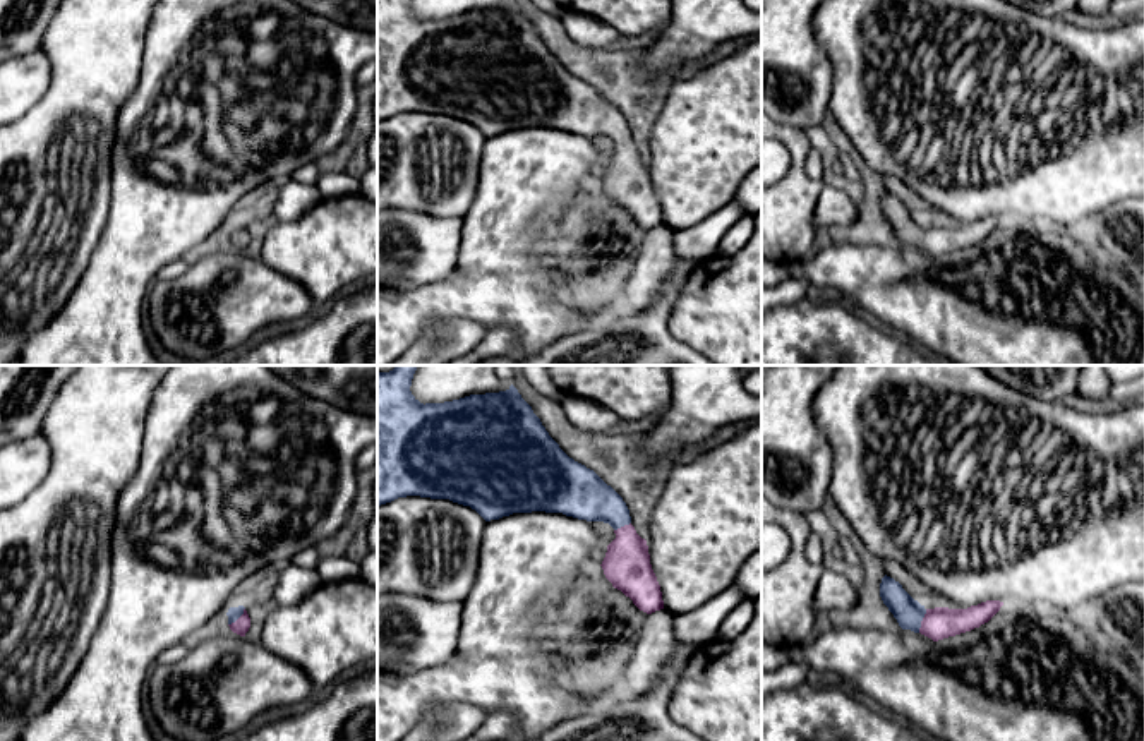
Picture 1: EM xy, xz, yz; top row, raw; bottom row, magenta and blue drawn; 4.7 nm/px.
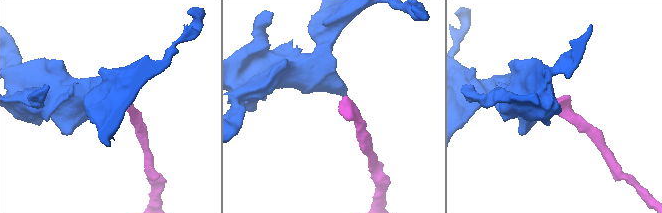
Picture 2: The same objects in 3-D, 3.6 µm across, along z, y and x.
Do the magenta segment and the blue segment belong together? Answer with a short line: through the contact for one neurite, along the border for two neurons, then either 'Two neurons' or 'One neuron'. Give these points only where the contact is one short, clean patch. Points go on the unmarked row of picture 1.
Line: yz (939, 239), (921, 237), (909, 228). One neuron

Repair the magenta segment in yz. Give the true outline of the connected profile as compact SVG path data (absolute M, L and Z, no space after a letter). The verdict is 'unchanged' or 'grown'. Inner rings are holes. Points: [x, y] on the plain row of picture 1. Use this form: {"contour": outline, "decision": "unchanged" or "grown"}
{"contour": "M887 190L880 199L880 213L902 245L921 249L933 257L979 244L1003 221L1000 216L986 216L967 225L926 225Z", "decision": "grown"}

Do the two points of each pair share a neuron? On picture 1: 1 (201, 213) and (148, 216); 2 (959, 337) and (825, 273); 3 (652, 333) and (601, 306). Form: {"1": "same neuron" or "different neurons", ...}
{"1": "same neuron", "2": "same neuron", "3": "different neurons"}

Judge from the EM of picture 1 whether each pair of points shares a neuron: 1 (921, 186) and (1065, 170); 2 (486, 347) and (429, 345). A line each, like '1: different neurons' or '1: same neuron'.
1: same neuron
2: different neurons

